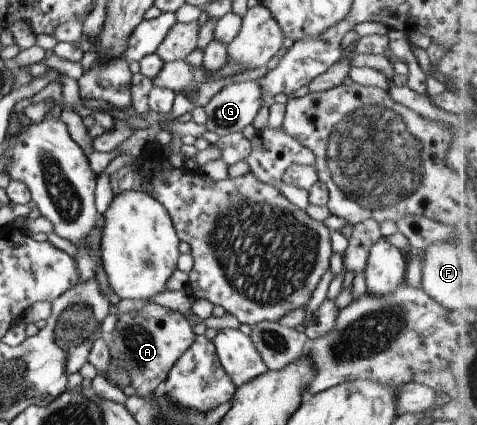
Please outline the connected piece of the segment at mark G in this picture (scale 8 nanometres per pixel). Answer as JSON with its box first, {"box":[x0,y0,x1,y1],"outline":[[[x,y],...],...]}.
{"box":[205,80,263,137],"outline":[[[255,80],[228,84],[205,105],[207,114],[205,127],[209,131],[217,133],[219,137],[241,132],[247,125],[253,123],[253,119],[257,117],[262,106],[263,91],[261,91],[259,83],[255,83]]]}

